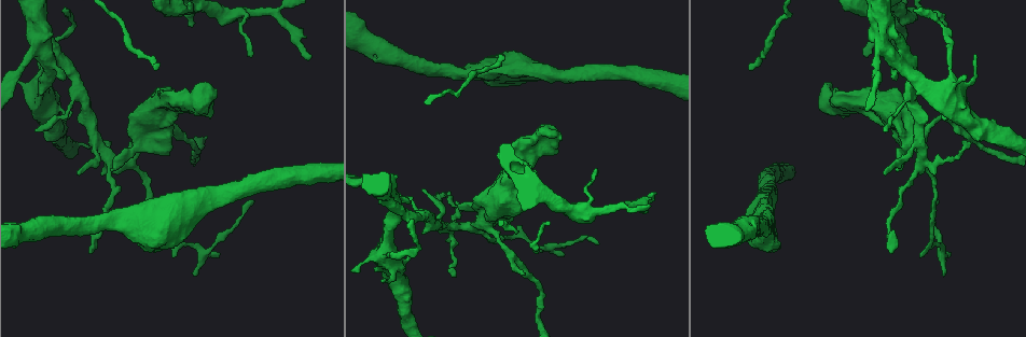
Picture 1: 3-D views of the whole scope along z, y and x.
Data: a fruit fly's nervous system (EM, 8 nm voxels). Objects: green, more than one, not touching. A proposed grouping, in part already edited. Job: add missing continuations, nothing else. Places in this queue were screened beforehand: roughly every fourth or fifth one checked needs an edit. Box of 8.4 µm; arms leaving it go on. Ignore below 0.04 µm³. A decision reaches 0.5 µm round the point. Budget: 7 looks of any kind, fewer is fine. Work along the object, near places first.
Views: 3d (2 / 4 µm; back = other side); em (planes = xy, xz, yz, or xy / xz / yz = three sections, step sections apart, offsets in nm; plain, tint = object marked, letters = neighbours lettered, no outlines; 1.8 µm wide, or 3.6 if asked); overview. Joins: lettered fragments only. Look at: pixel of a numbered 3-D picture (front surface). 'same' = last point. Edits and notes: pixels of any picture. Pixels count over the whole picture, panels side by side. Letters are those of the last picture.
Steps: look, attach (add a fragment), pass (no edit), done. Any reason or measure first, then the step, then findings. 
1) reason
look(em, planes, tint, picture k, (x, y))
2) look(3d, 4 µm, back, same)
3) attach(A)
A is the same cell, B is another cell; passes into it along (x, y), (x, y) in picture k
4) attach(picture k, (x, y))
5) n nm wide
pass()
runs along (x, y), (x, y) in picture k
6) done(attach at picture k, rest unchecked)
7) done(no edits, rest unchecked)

free end
look(3d, 2 µm, picture 1, (652, 196))

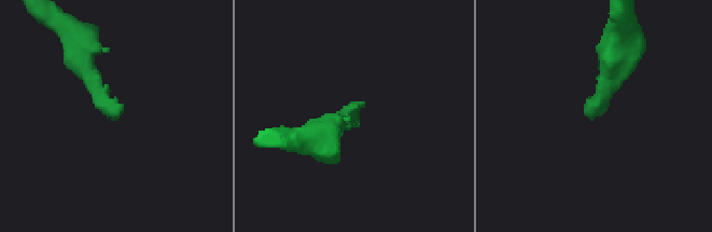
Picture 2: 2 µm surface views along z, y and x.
look(em, planes, letters, picture 2, (355, 117))

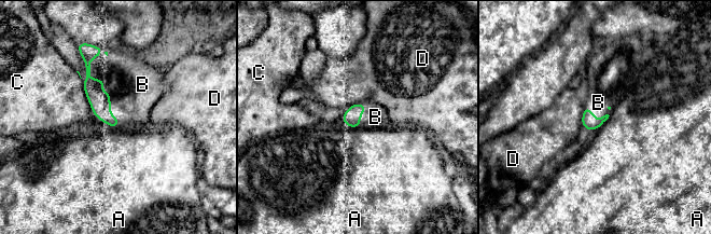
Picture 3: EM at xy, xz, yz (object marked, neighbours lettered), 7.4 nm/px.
110 nm wide
attach(B)
B is the same cell, A, C and D are other cells; the neuron continues

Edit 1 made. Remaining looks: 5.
redraw
look(overview)

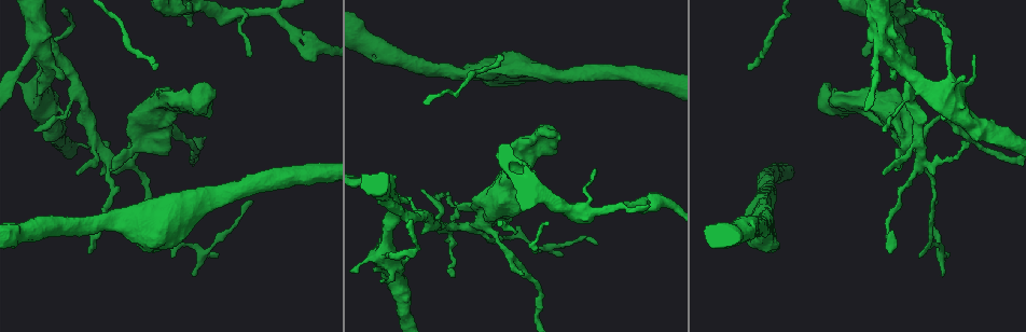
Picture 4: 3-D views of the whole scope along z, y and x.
three-way junction
look(em, planes, letters, picture 4, (39, 47))

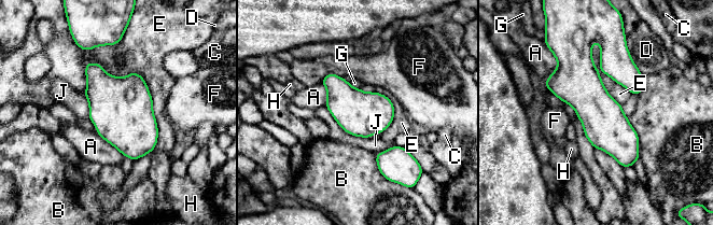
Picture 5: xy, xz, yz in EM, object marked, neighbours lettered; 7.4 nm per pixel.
pass()
A, B, C, D, E, F, G, H and J are other cells; runs along (587, 48), (585, 92), (629, 164) in picture 5; none of them fits

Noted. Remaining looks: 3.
thin end
look(em, planes, letters, picture 4, (33, 129))

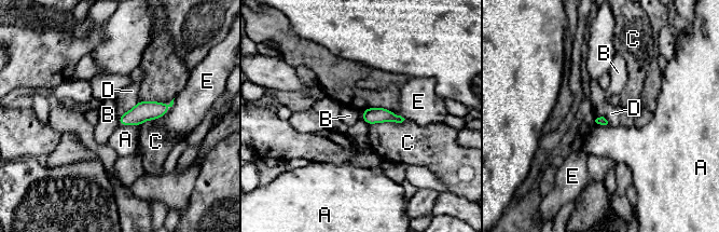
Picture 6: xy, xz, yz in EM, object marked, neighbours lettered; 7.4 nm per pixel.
pass()
A, B, C, D and E are other cells; border along (138, 101), (119, 118) in picture 6; no lettered fragment goes on from it

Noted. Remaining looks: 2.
done(attach at picture 3, rest unchecked)

